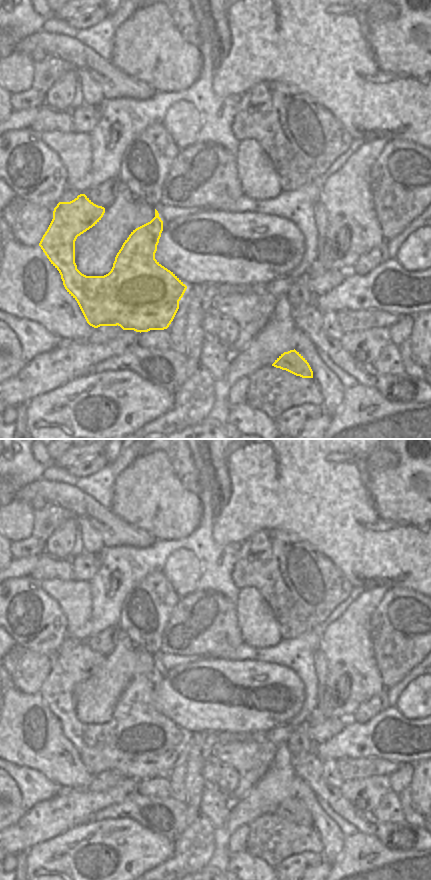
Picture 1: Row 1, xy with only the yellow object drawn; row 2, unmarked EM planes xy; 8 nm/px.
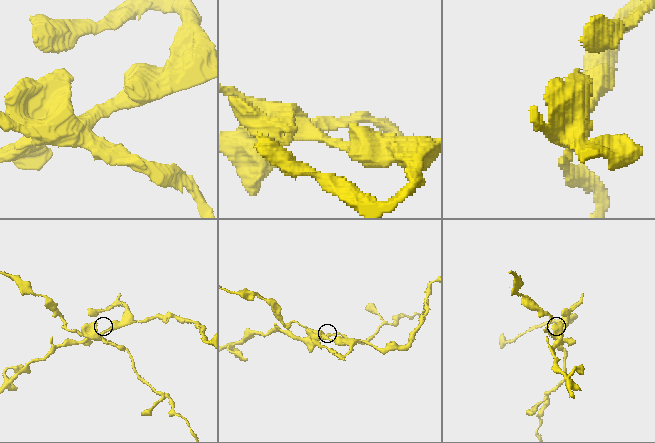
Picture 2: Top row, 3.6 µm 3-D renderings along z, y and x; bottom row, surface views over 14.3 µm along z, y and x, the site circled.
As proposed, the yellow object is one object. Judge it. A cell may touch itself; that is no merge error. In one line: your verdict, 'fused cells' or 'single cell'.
fused cells

